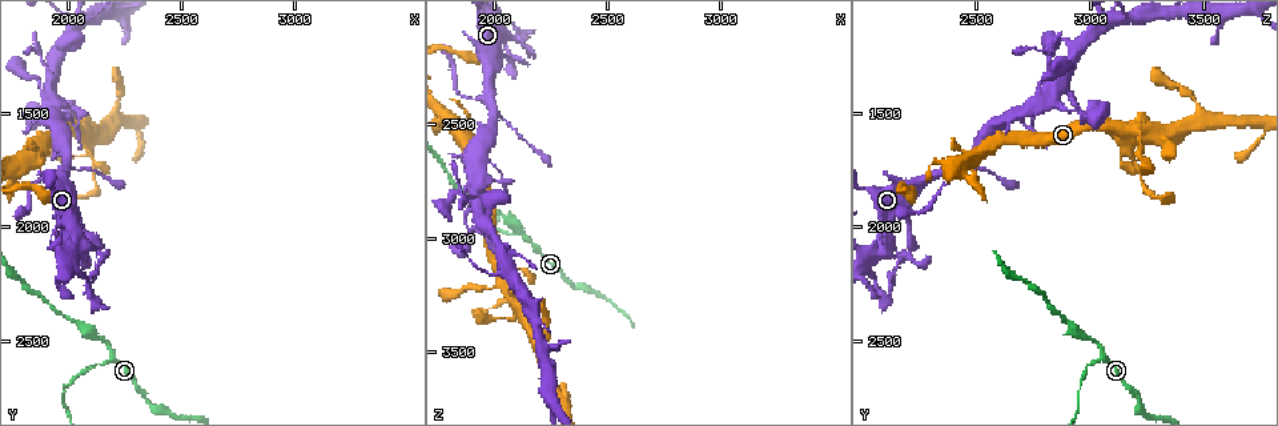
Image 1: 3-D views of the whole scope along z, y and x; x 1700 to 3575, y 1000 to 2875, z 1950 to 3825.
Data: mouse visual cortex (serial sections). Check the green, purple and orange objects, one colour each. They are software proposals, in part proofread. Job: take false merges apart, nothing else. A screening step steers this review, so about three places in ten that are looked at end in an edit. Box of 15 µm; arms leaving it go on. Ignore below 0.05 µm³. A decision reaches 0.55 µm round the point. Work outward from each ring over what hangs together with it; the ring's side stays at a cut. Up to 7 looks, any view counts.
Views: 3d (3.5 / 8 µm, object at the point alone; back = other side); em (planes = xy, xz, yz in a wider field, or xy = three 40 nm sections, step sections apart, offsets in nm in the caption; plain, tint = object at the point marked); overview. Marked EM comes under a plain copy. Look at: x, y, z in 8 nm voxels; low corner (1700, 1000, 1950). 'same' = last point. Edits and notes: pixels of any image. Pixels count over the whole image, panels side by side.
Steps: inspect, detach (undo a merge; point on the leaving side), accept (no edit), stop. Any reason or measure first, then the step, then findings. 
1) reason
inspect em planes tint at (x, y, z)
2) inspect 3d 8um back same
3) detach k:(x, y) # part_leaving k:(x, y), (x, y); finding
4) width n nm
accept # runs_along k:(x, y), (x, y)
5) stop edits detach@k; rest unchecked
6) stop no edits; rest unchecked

sudden change in width
inspect 3d 3.5um at (2040, 1750, 2480)

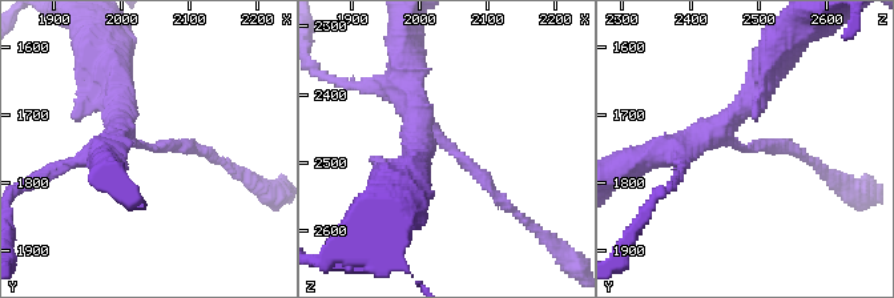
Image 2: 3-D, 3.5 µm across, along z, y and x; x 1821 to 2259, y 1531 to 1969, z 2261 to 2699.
arms 3; arm_widths 150, 300, 300 nm; need the tissue
inspect em xy step 5 tint at (2040, 1750, 2480)

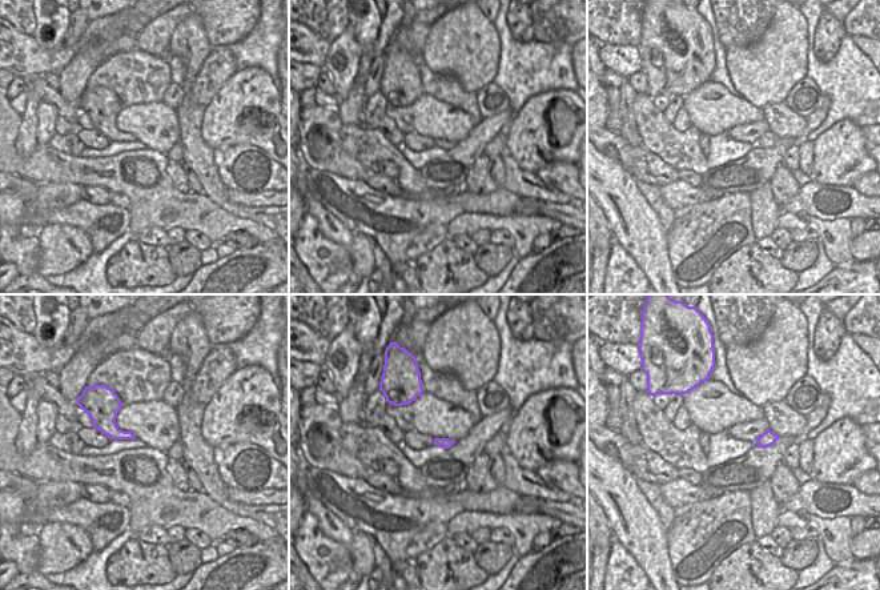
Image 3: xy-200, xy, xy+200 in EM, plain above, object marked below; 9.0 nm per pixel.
accept # runs_along 2:(405, 85), (417, 123), (511, 208); continuous, no second cell

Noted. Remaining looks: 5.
four arms meet
inspect 3d 3.5um at (2090, 2080, 2110)

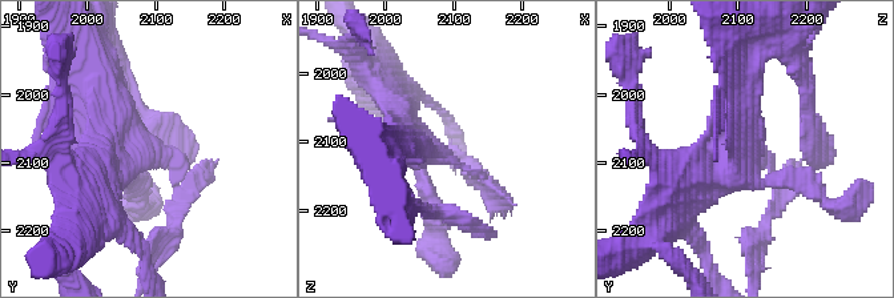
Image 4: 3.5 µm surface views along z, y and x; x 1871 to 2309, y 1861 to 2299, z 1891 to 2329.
arms 4; arm_widths 150, 150, 350, 450 nm
inspect em xy step 5 tint at (2085, 2080, 2125)

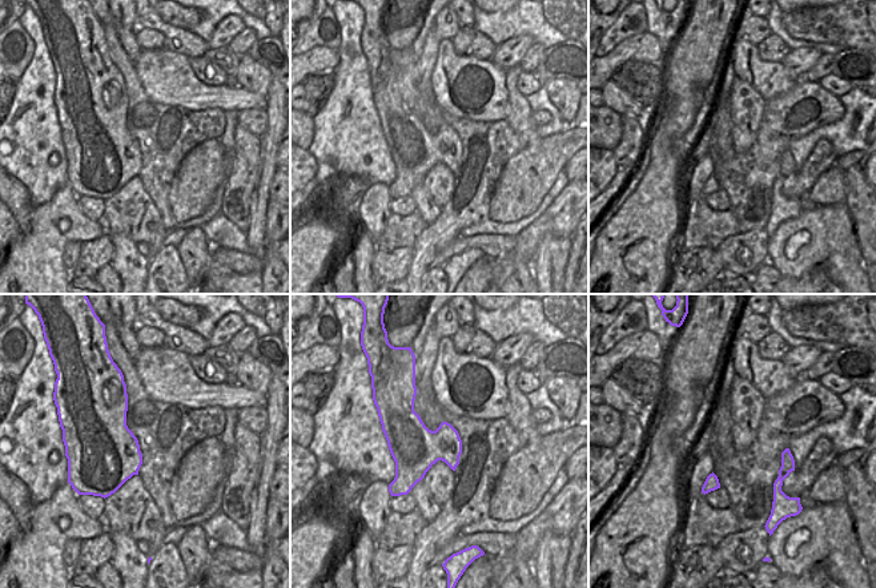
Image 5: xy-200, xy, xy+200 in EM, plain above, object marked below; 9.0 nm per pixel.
accept # runs_along 4:(101, 89), (109, 139), (180, 162), (184, 200); continuous, no second cell

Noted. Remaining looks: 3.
thick turns thin
inspect 3d 3.5um at (2170, 2530, 3030)

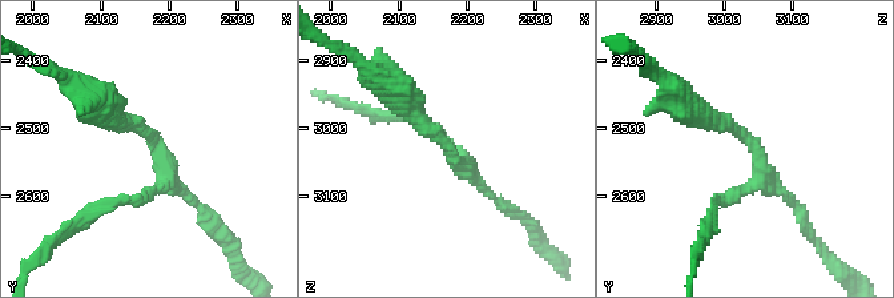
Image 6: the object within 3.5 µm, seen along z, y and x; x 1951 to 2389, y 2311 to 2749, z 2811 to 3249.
arms 3; arm_widths 150, 150, 250 nm
inspect em xy step 1 tint at (2170, 2510, 3035)

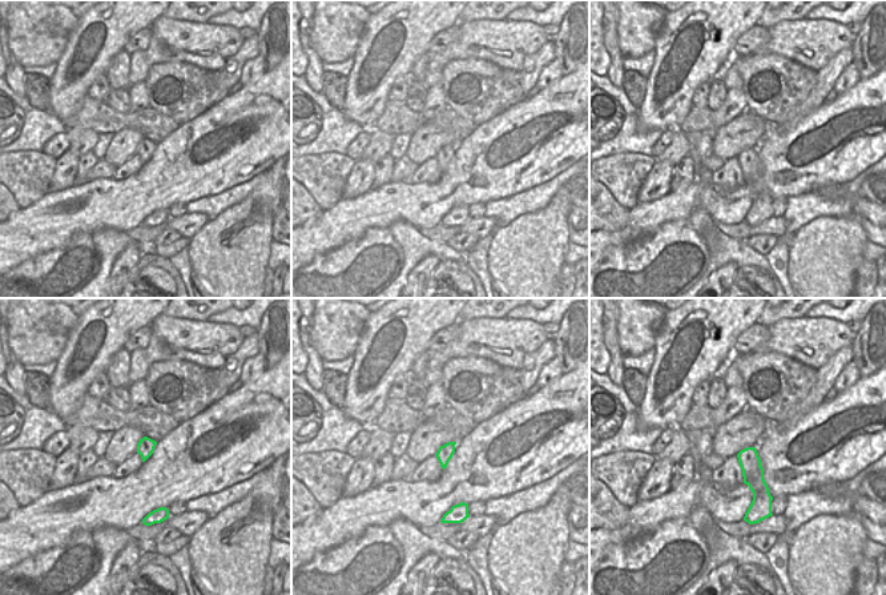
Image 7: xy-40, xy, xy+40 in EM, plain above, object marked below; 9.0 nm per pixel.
width 140 nm
accept # runs_along 6:(488, 192), (394, 89); one cell here

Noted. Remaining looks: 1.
stop no edits; rest unchecked

